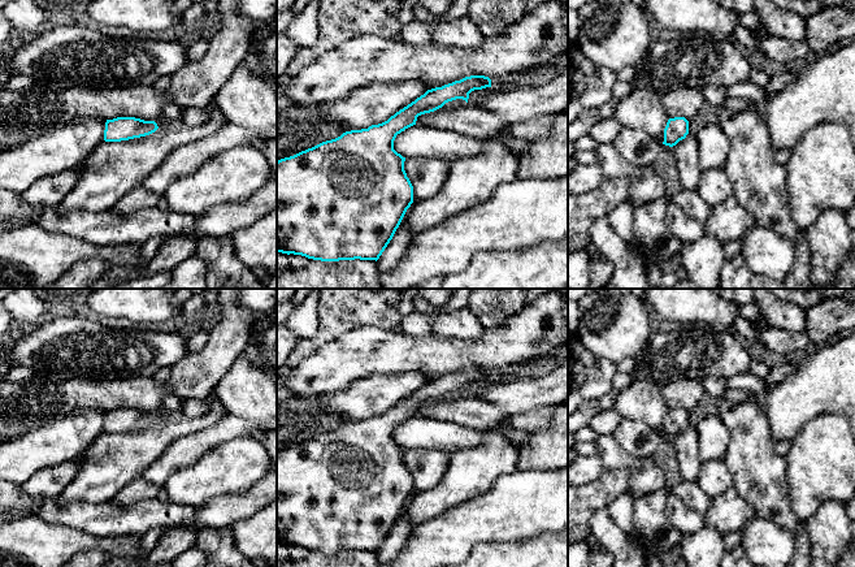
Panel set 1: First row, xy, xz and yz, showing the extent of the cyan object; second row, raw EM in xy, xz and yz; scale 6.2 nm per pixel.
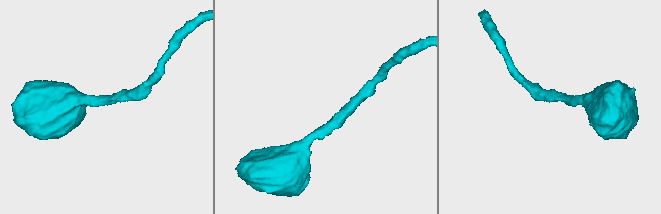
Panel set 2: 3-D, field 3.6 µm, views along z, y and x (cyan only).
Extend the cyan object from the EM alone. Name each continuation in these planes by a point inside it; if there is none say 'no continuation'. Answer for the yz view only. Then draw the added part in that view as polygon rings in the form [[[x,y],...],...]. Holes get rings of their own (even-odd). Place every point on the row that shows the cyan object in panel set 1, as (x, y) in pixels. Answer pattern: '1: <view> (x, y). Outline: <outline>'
no continuation

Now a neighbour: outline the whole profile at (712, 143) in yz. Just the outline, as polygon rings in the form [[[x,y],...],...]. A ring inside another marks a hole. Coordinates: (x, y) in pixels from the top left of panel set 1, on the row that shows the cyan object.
[[[720,124],[699,127],[695,134],[698,140],[698,163],[702,172],[722,168],[729,153],[729,140]]]

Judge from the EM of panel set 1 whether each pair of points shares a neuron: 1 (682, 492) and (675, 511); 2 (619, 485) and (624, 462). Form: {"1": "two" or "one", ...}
{"1": "two", "2": "two"}

